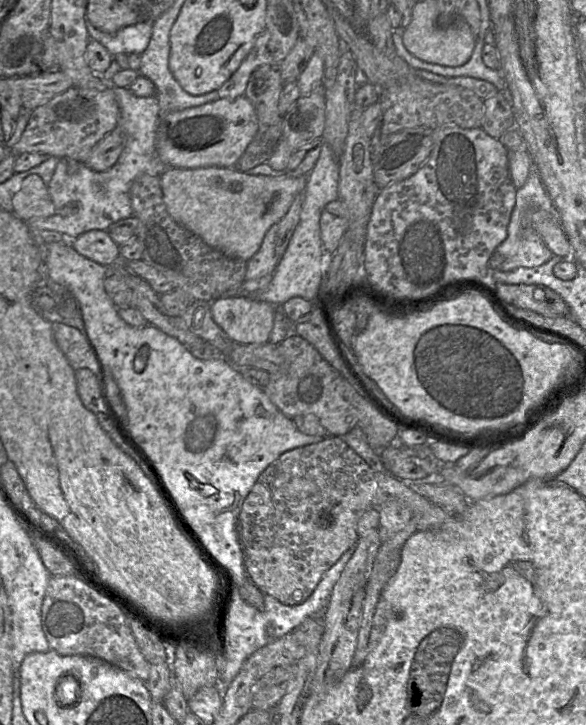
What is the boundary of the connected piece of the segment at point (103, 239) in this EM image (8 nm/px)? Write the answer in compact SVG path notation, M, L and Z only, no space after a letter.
M90 230L71 240L74 249L83 257L105 267L111 267L120 259L120 246L105 230Z

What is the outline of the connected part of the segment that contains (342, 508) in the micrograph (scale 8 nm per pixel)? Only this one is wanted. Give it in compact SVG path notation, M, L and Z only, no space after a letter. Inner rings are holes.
M328 436L320 442L295 448L281 454L277 460L272 462L260 474L246 497L239 514L237 532L243 550L244 567L249 580L251 580L262 593L274 597L282 604L293 606L303 603L312 594L325 572L332 567L349 548L357 543L359 539L357 521L366 510L376 507L376 489L376 472L374 472L374 470L341 437ZM292 478L310 479L318 485L318 491L301 500L288 500L282 495L282 488Z

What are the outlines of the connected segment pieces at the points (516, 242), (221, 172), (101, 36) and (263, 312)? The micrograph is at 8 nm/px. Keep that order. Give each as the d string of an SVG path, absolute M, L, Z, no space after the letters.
M532 163L531 172L526 183L517 190L516 204L509 220L507 237L497 246L490 257L490 270L511 271L519 267L538 267L554 256L541 236L533 229L532 214L537 210L556 214L554 204L540 179L535 165Z
M236 167L168 168L160 179L167 211L178 224L223 254L243 261L248 261L258 251L266 232L284 217L294 198L304 192L307 184L307 175L250 175Z
M87 19L86 27L90 38L100 42L112 56L131 53L141 55L149 45L153 23L152 21L139 22L112 34L95 28Z
M226 296L210 303L213 320L234 341L263 344L273 329L275 306L254 298Z

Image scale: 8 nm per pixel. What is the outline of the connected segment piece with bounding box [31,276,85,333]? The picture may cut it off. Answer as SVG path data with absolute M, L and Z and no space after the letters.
M44 276L43 282L34 288L31 304L35 311L45 320L51 323L63 323L85 333L84 321L77 299L65 286L52 281L49 277Z

